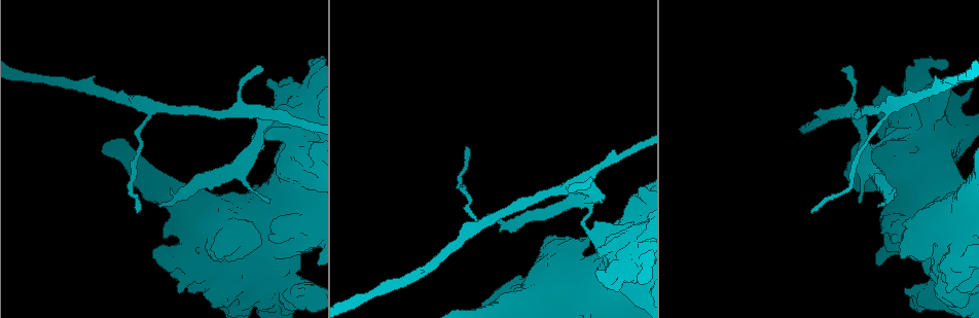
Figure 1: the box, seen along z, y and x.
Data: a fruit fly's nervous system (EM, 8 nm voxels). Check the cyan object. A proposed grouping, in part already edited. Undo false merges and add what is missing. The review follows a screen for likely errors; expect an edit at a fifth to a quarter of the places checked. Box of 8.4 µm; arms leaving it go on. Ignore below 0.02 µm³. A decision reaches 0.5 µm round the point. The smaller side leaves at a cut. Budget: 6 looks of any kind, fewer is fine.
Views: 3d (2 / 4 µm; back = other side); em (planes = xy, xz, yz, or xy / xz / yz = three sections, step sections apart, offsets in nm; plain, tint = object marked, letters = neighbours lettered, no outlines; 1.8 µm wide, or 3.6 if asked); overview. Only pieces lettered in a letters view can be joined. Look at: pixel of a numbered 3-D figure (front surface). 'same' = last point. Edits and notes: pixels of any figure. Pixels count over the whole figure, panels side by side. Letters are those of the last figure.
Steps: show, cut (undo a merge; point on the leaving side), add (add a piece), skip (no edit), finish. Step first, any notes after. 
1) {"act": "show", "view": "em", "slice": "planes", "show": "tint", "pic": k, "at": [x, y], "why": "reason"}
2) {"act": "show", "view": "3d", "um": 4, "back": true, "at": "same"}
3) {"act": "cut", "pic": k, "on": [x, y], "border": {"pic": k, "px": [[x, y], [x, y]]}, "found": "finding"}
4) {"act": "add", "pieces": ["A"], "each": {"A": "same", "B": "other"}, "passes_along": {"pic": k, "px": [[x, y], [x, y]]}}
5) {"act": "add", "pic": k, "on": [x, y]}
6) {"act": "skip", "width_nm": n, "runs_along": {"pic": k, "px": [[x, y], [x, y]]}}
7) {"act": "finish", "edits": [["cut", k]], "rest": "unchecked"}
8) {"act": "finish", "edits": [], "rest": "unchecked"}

{"act": "show", "view": "em", "um": 3.6, "slice": "planes", "show": "tint", "pic": 1, "at": [304, 285], "why": "sudden change in width"}

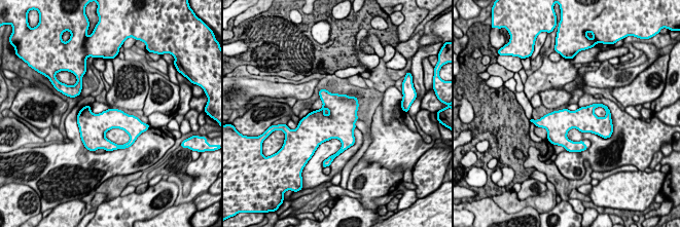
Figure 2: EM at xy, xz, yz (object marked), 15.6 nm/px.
{"act": "show", "view": "em", "um": 3.6, "slice": "planes", "show": "letters", "at": "same"}

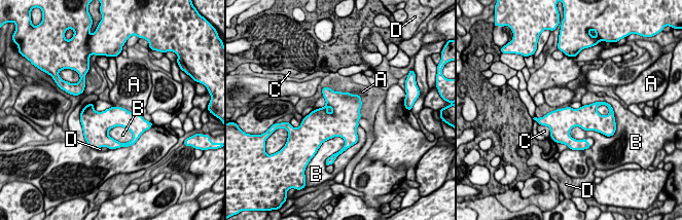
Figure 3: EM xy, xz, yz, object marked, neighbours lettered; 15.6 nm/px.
{"act": "skip", "each": {"A": "other", "B": "other", "C": "other", "D": "other"}, "border": {"pic": 3, "px": [[349, 92], [361, 96]]}, "found": "all the same cell"}

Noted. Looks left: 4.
{"act": "show", "view": "em", "um": 3.6, "slice": "planes", "show": "plain", "pic": 1, "at": [203, 248], "why": "calibre changes"}

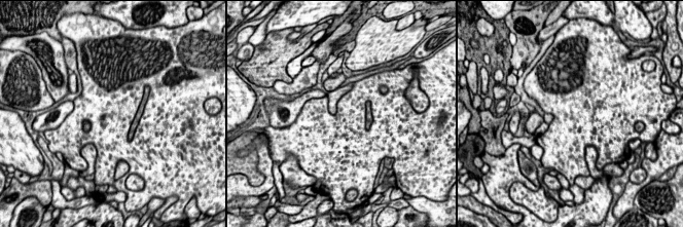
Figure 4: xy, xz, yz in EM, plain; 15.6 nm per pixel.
{"act": "show", "view": "em", "um": 3.6, "slice": "planes", "show": "letters", "at": "same"}

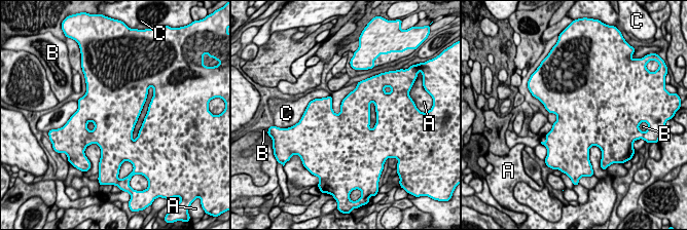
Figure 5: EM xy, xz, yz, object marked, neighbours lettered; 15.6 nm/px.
{"act": "skip", "width_nm": 550, "each": {"A": "other", "B": "other", "C": "other"}, "border": {"pic": 5, "px": [[330, 94], [314, 100]]}, "found": "one cell here"}

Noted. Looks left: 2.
{"act": "show", "view": "em", "slice": "planes", "show": "letters", "pic": 1, "at": [841, 70], "why": "tapers out"}

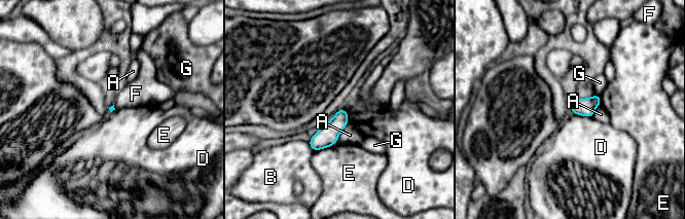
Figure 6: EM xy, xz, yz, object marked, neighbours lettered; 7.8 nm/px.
{"act": "skip", "longest_contact_nm": ["A", 200], "each": {"A": "other", "B": "other", "D": "other", "E": "other", "F": "other", "G": "other"}, "found": "none of them fits"}

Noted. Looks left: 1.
{"act": "finish", "edits": [], "rest": "unchecked"}

